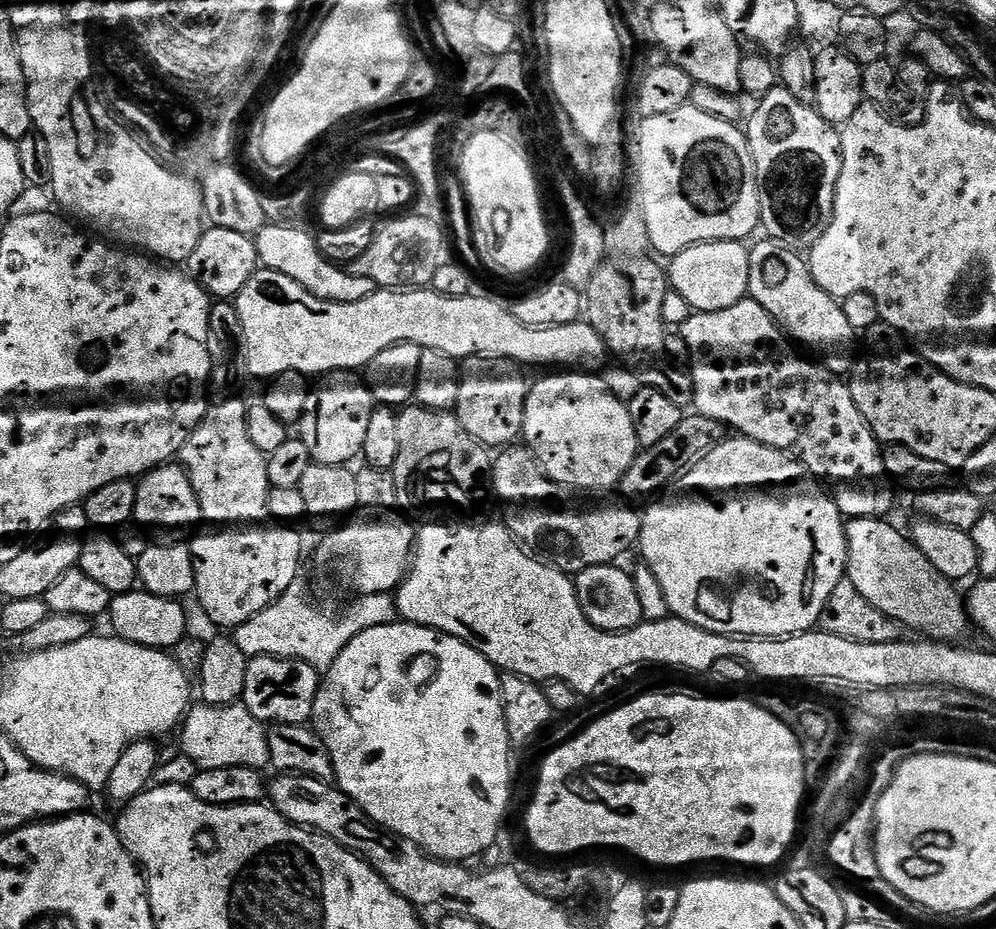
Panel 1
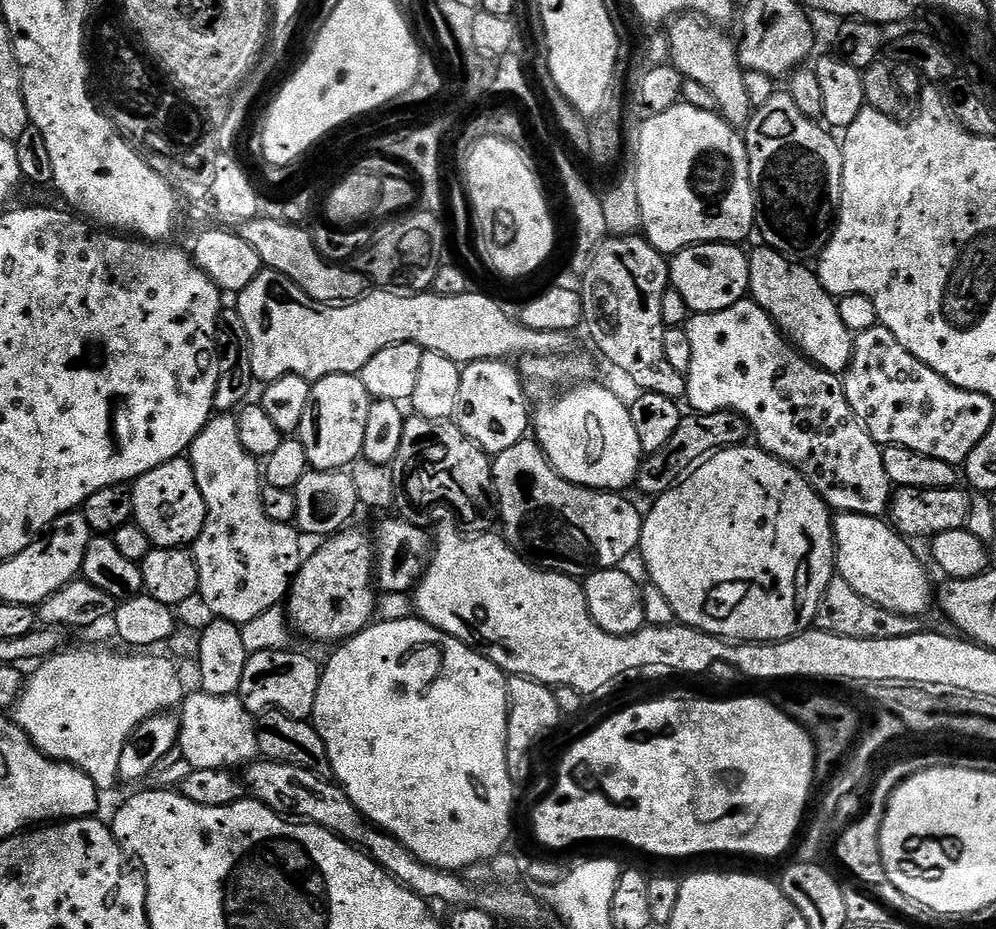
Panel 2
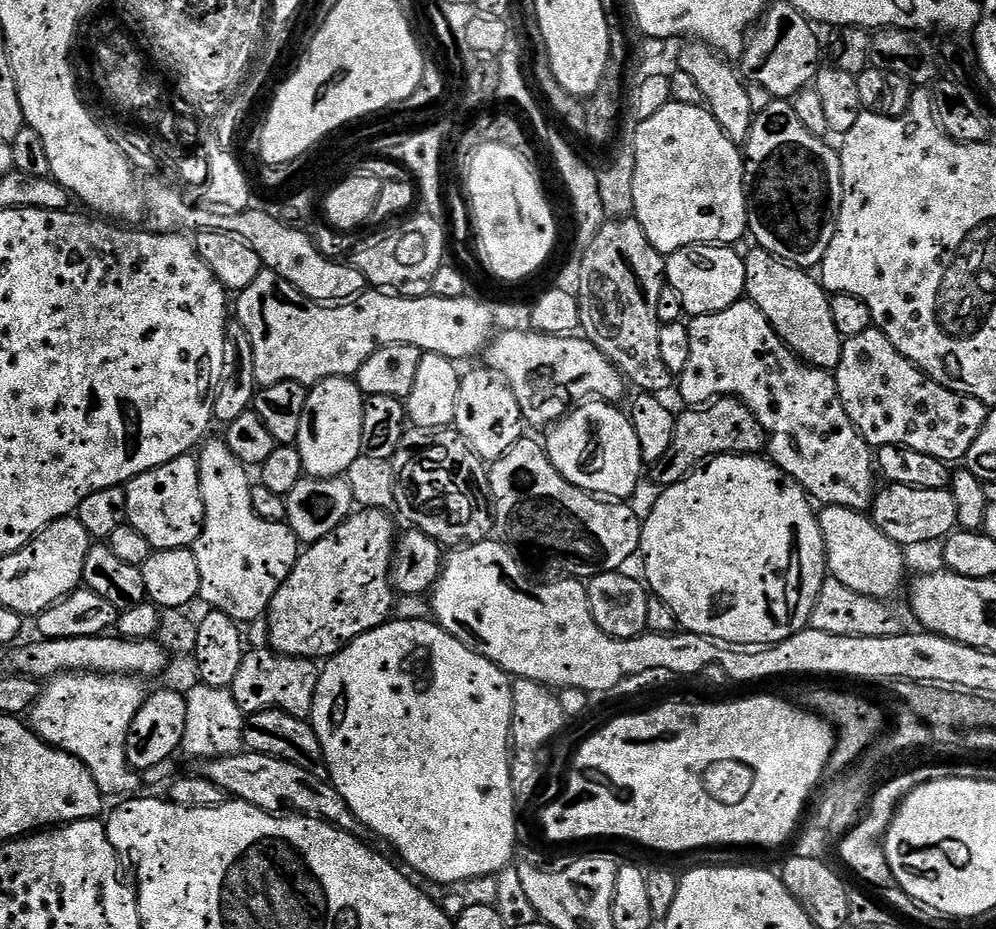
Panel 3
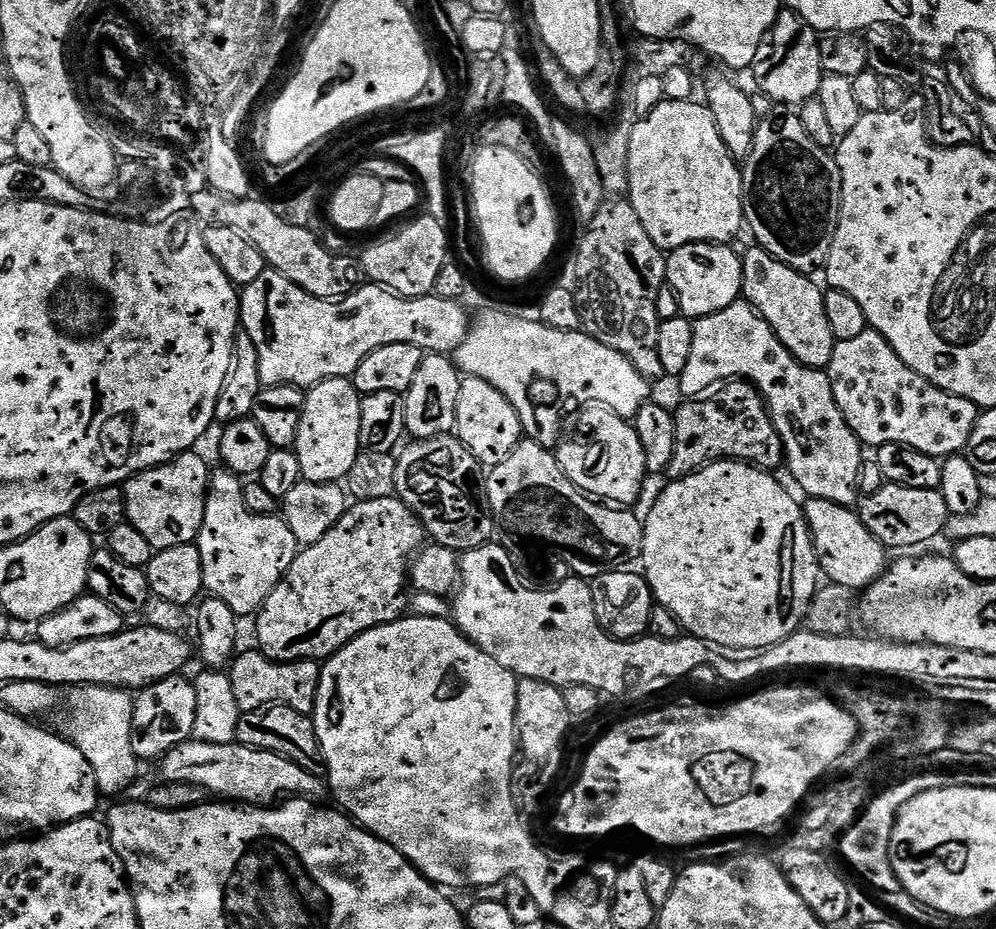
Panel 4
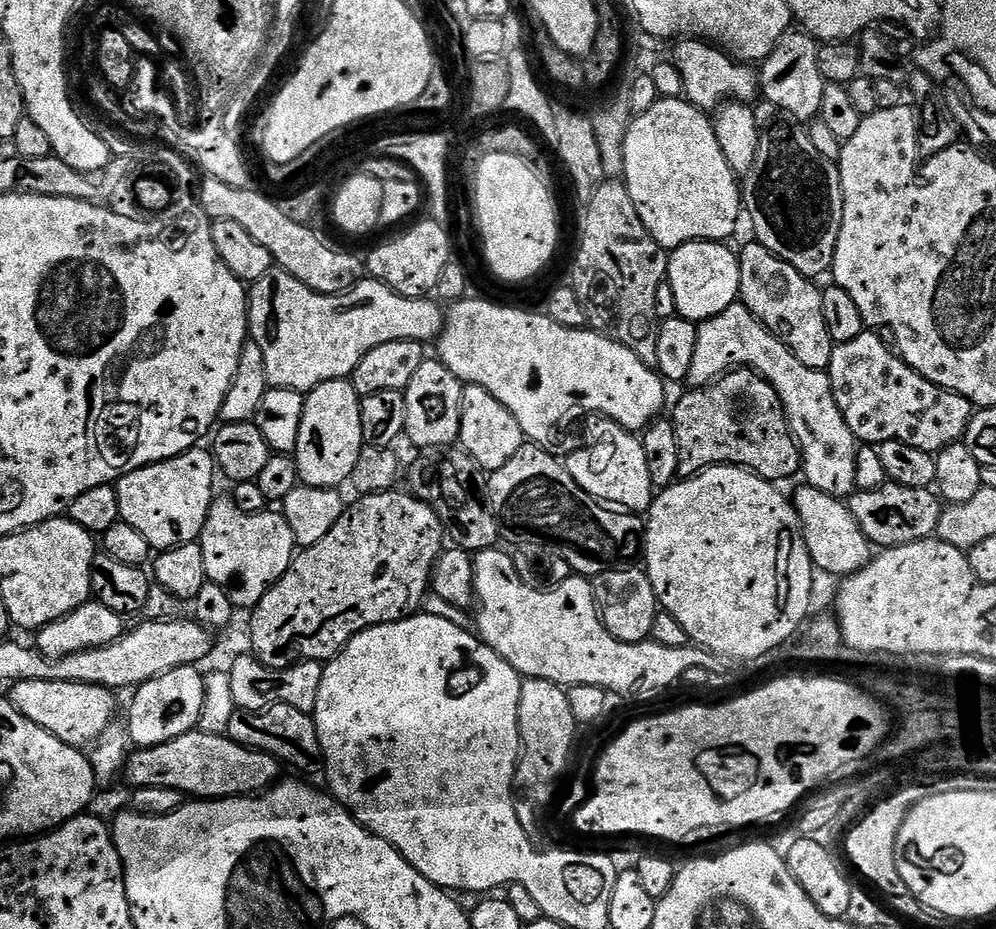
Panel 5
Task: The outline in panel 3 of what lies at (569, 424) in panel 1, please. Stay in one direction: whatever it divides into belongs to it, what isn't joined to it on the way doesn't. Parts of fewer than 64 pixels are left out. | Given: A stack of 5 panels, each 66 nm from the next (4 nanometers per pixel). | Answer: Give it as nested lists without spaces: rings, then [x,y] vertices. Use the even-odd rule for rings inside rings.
[[[597,399],[573,407],[563,420],[551,425],[546,451],[562,478],[583,492],[624,502],[635,494],[640,484],[640,471],[645,471],[646,465],[638,450],[638,434],[634,434],[631,419],[616,408],[619,407],[615,403]]]

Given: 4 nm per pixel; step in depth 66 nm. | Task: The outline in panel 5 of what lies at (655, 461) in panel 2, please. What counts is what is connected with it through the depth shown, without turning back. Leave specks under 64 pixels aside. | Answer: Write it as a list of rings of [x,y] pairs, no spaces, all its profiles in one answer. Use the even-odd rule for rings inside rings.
[[[737,368],[724,373],[719,380],[711,384],[693,387],[676,404],[670,413],[672,426],[676,431],[678,454],[680,455],[680,476],[687,478],[703,472],[713,464],[736,464],[739,468],[748,468],[763,480],[781,482],[801,471],[800,447],[797,446],[792,432],[788,428],[788,419],[784,417],[784,407],[770,382],[766,382],[750,368]]]

